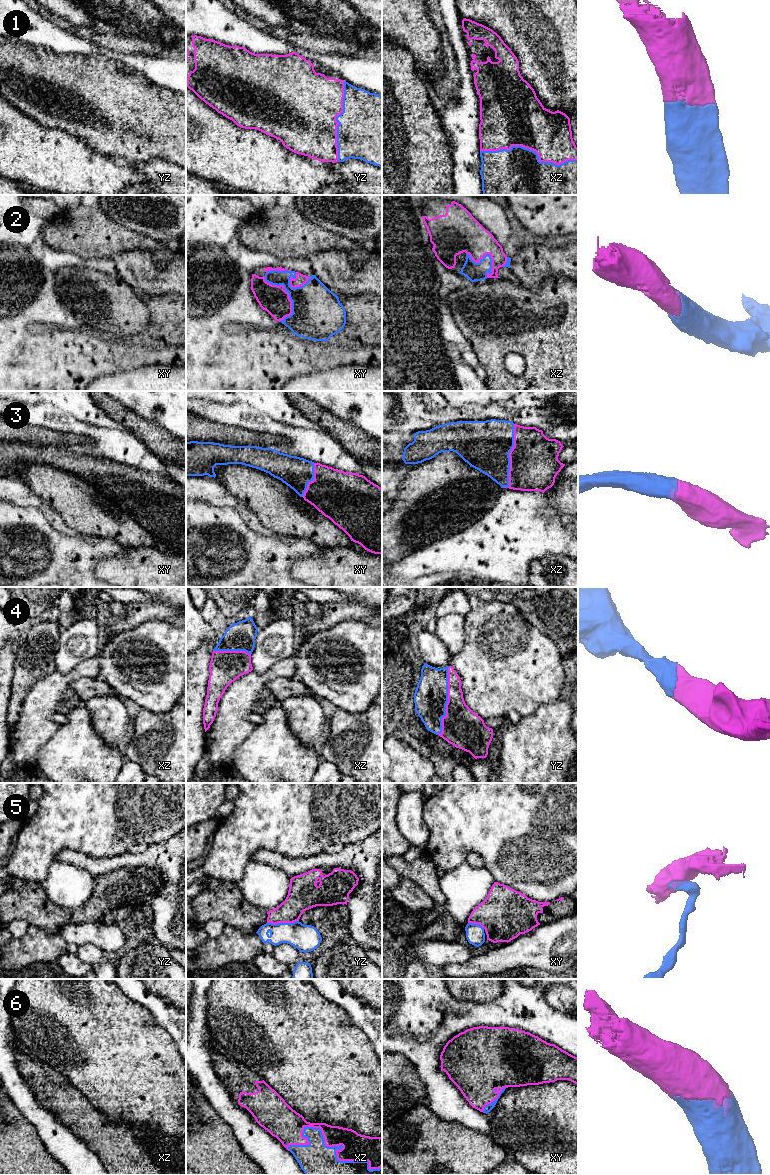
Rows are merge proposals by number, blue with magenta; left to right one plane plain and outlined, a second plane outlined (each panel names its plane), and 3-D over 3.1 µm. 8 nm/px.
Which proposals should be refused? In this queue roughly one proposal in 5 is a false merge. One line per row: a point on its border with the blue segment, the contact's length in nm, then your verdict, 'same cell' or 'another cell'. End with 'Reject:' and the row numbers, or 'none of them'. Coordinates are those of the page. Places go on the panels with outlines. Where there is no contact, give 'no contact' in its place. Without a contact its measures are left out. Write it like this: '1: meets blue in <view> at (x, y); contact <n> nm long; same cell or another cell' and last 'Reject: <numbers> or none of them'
1: meets blue in xz at (531, 150); contact 800 nm long; same cell
2: meets blue in xy at (288, 292); contact 400 nm long; same cell
3: meets blue in xz at (509, 458); contact 500 nm long; same cell
4: meets blue in yz at (447, 701); contact 550 nm long; same cell
5: meets blue in yz at (282, 923); contact 260 nm long; another cell
6: meets blue in xz at (327, 1146); contact 800 nm long; same cell
Reject: 5

